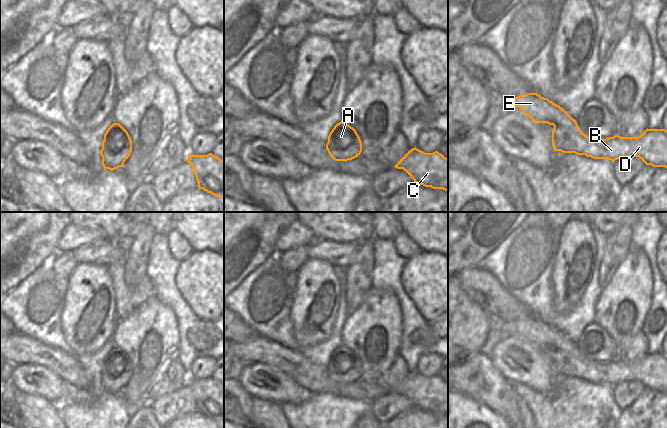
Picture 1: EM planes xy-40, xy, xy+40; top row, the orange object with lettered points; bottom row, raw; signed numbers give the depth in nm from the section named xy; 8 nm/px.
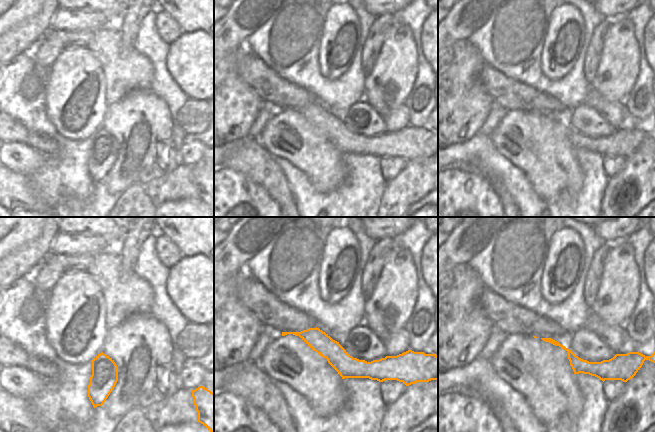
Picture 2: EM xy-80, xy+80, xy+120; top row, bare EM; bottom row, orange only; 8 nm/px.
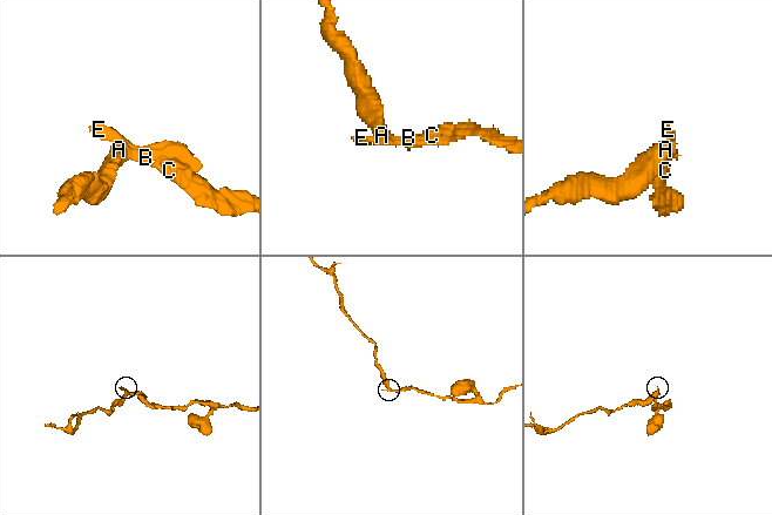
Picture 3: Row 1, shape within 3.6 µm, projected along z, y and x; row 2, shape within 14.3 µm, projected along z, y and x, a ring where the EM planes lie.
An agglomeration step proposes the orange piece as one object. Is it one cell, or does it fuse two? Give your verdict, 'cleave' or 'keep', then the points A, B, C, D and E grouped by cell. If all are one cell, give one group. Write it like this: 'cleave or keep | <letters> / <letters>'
cleave | A / B C D E

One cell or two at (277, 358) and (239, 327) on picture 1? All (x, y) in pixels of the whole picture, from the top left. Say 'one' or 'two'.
two

